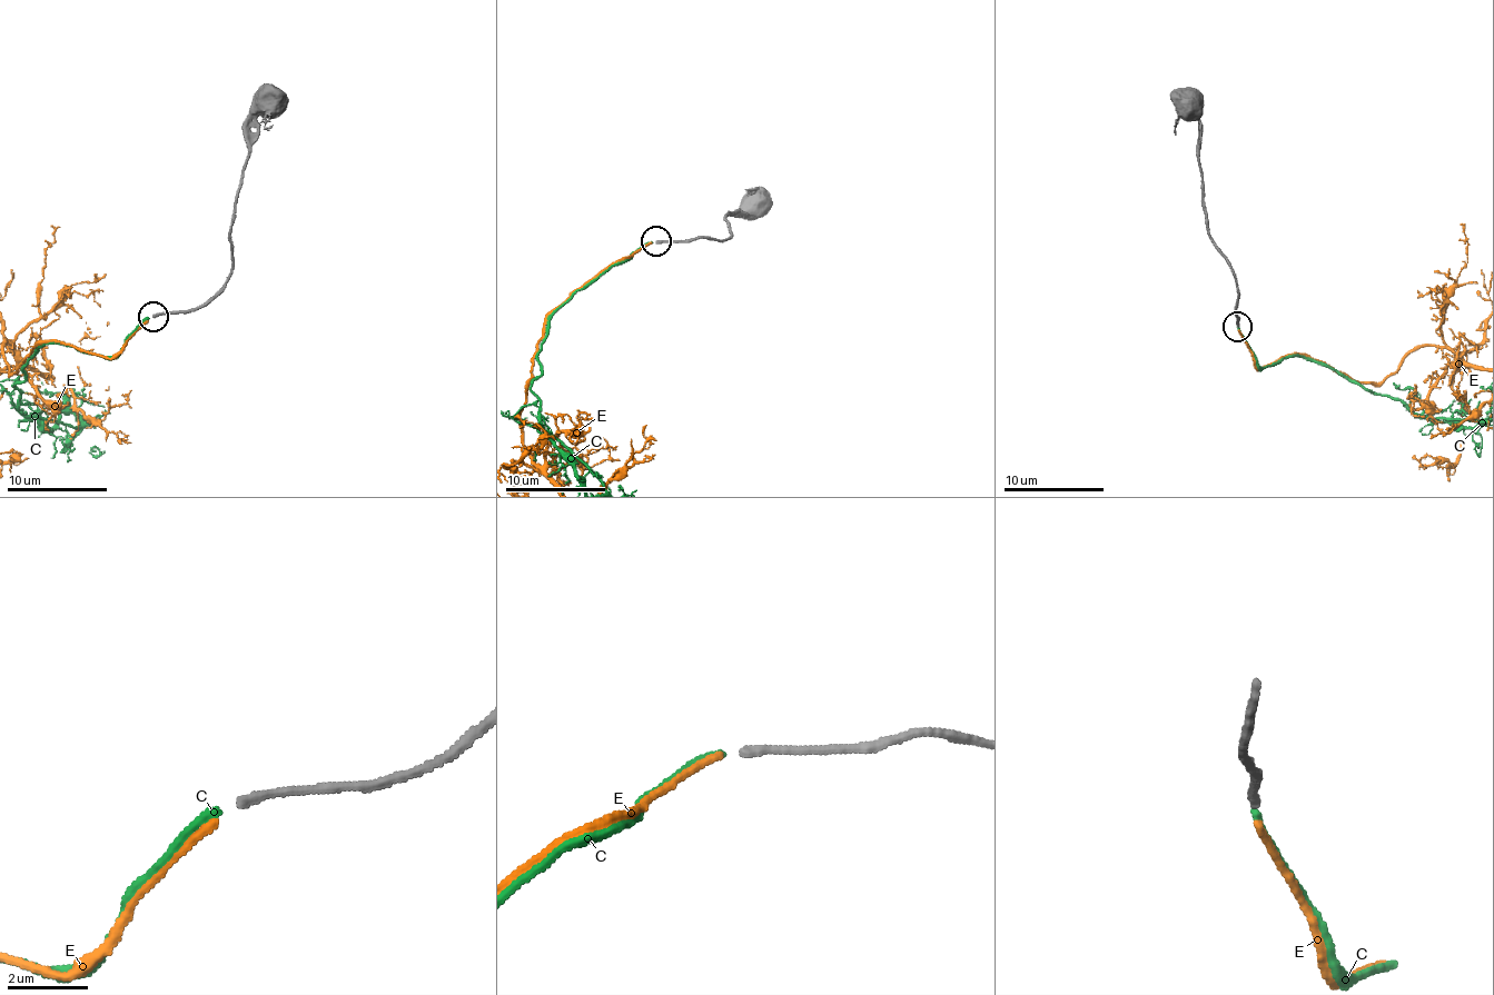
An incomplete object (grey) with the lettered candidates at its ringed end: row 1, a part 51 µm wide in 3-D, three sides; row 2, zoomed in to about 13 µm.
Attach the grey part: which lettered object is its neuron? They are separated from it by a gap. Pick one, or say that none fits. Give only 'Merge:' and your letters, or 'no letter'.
Merge: C

